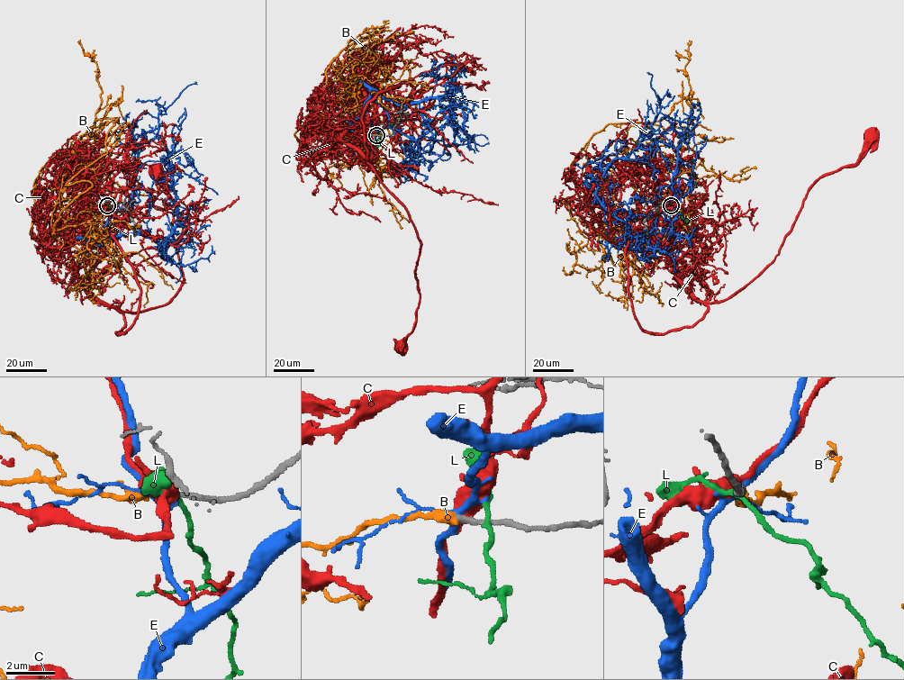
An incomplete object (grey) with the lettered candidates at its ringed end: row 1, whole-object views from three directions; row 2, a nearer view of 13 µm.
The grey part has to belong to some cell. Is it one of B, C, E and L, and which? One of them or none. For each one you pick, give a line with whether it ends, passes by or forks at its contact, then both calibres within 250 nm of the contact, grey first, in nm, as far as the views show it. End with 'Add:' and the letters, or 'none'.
B: it passes by; 320 nm thick on the grey side, 300 nm on the other
Add: B

